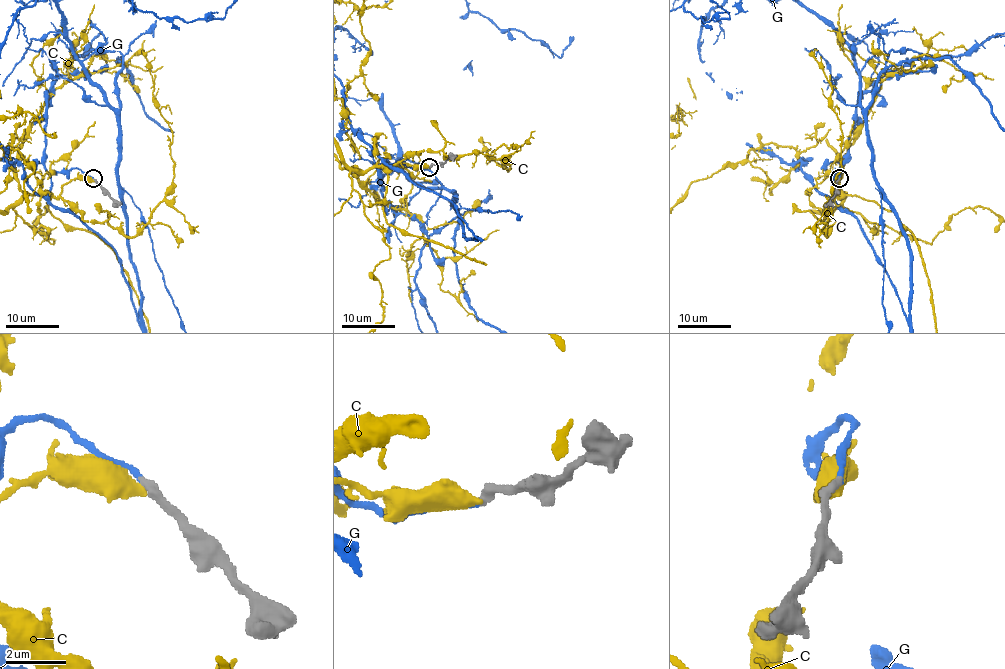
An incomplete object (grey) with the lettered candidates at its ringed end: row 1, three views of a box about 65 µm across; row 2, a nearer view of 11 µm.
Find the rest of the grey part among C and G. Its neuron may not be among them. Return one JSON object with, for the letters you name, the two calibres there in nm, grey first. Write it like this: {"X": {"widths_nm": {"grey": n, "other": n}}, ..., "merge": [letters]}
{"G": {"widths_nm": {"grey": 320, "other": 160}}, "merge": ["G"]}

